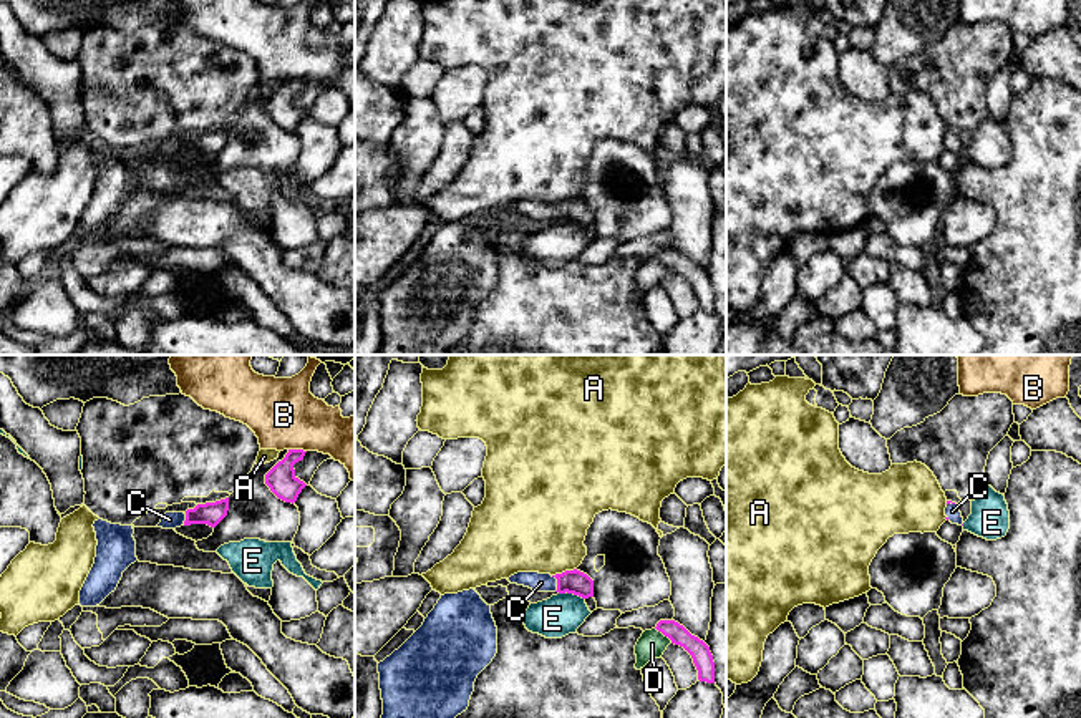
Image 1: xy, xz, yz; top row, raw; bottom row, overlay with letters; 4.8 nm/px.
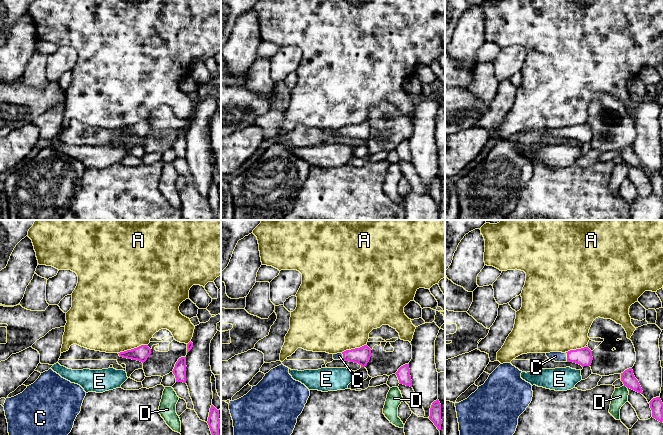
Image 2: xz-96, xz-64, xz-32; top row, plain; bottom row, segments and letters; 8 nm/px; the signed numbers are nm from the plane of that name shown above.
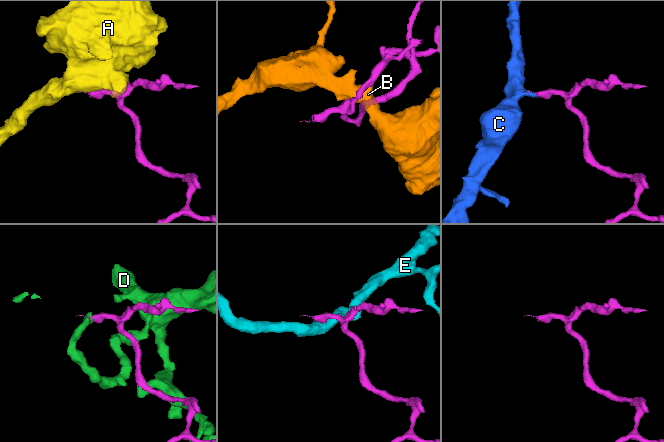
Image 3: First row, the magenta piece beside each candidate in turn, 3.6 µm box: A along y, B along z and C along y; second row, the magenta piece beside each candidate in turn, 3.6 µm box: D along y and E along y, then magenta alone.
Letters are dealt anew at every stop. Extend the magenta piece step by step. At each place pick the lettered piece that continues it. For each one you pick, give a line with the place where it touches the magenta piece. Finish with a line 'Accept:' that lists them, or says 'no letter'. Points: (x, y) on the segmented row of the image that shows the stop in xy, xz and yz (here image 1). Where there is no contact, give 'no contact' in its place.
C: xz (557, 582)
Accept: C

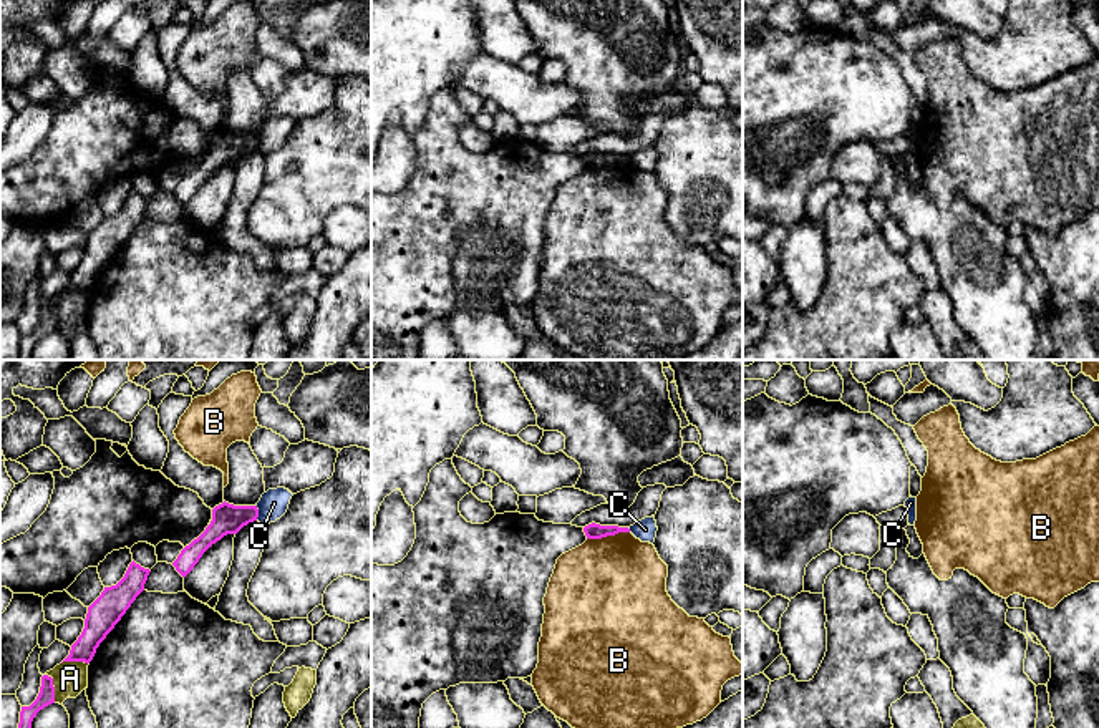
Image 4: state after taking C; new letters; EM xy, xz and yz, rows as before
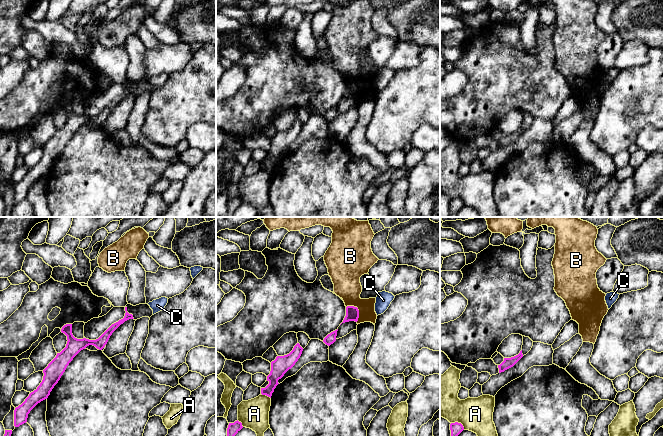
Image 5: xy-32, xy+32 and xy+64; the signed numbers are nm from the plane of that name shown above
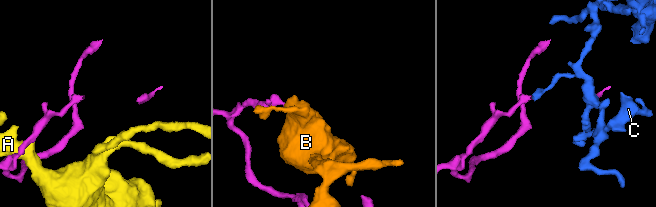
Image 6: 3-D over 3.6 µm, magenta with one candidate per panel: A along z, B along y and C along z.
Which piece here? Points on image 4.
Accept: no letter

